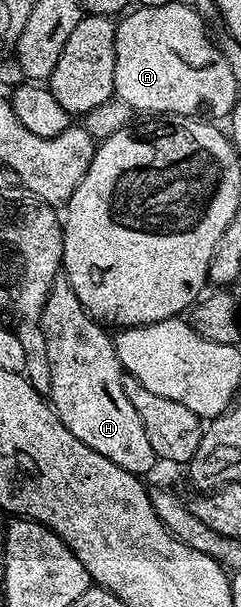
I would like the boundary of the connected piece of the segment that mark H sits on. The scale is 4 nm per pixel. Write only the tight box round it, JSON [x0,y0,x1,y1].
[40,278,158,477]

